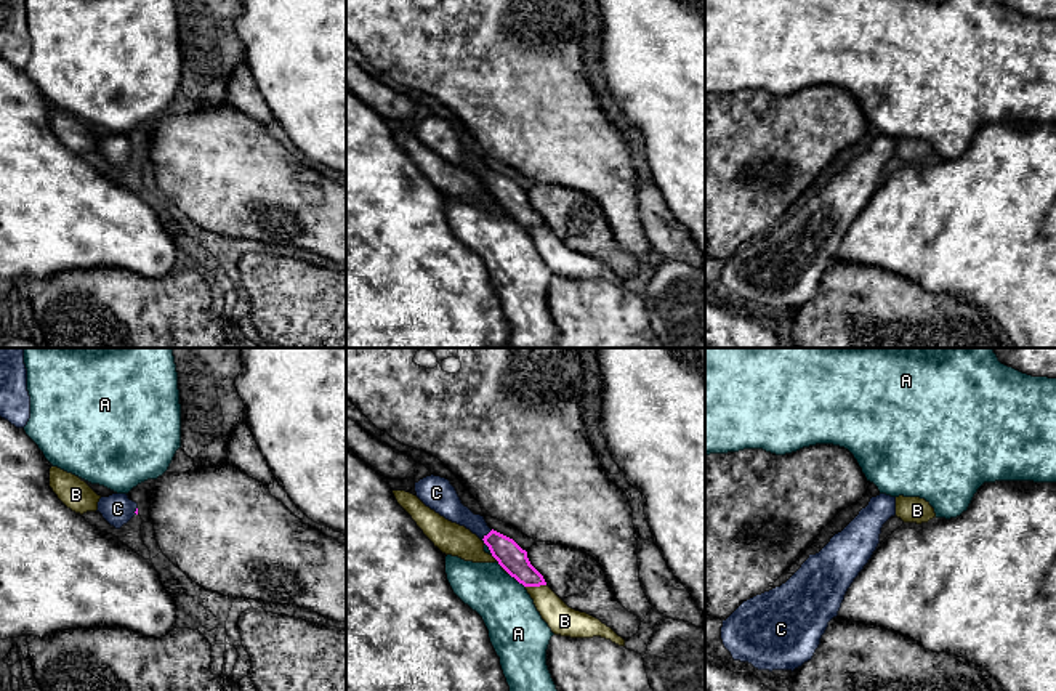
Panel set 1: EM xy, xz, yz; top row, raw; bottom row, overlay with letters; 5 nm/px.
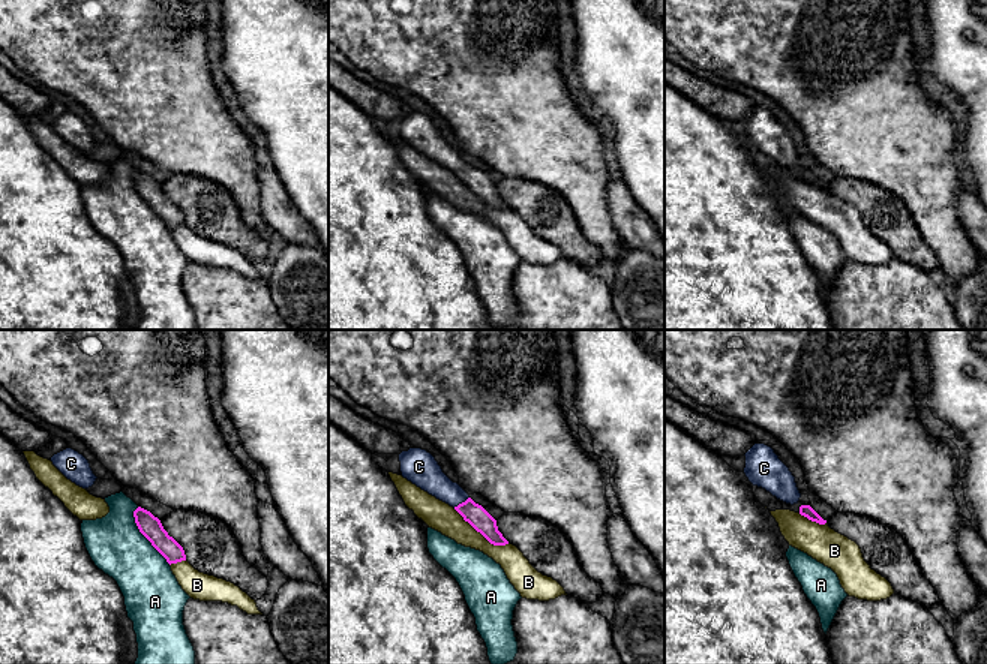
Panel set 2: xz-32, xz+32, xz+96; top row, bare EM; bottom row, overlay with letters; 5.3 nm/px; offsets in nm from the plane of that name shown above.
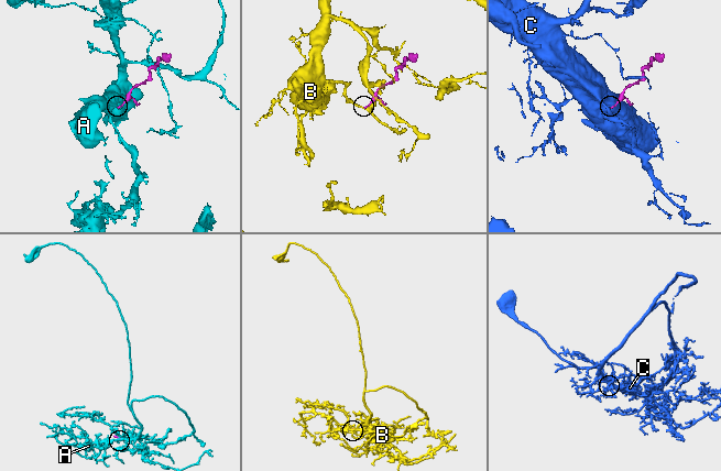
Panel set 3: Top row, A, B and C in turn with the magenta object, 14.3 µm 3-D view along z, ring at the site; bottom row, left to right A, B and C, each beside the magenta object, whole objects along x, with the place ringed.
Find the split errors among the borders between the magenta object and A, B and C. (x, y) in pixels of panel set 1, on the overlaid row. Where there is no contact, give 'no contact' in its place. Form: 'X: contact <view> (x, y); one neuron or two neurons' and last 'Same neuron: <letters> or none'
A: contact xz (516, 579); two neurons
B: contact xz (536, 585); two neurons
C: contact xz (487, 534); one neuron
Same neuron: C

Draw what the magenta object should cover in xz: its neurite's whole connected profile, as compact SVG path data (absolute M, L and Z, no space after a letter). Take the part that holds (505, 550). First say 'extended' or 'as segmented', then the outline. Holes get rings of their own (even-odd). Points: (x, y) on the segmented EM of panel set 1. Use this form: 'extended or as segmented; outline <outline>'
extended; outline M426 476L415 483L415 492L426 507L482 539L498 564L519 584L524 587L546 585L543 576L530 564L527 552L513 539L490 529L484 516L465 507L449 479Z

